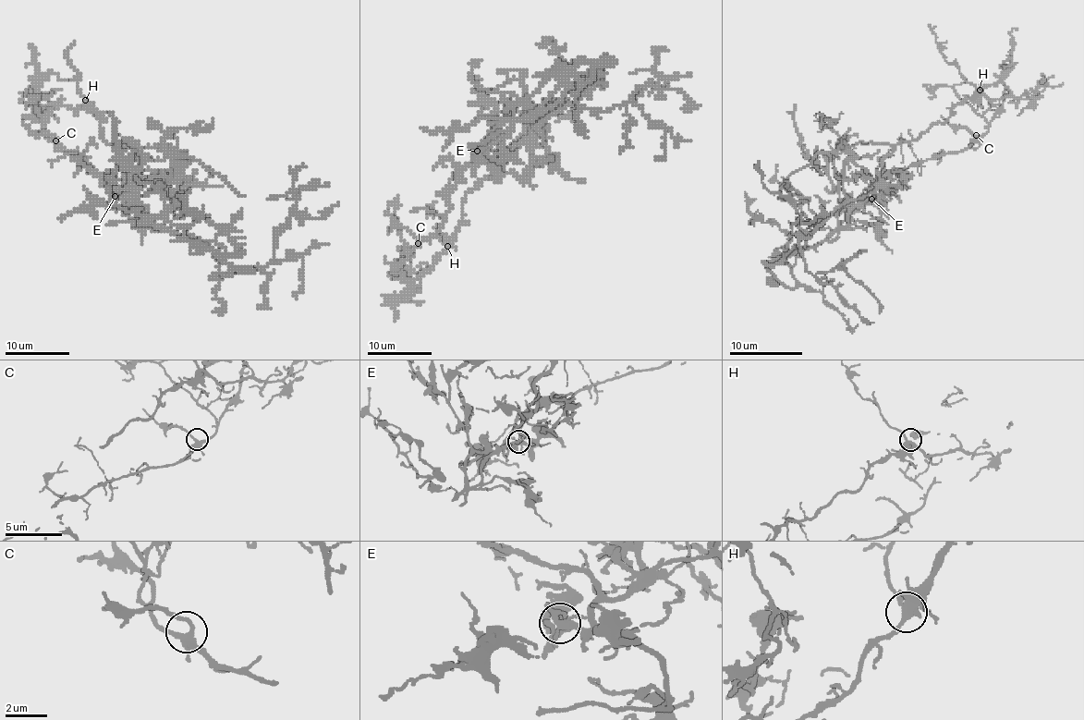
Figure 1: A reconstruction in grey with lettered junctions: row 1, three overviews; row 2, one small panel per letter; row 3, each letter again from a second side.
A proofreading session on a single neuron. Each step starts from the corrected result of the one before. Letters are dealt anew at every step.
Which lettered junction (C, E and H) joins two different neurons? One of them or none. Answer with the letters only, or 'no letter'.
E

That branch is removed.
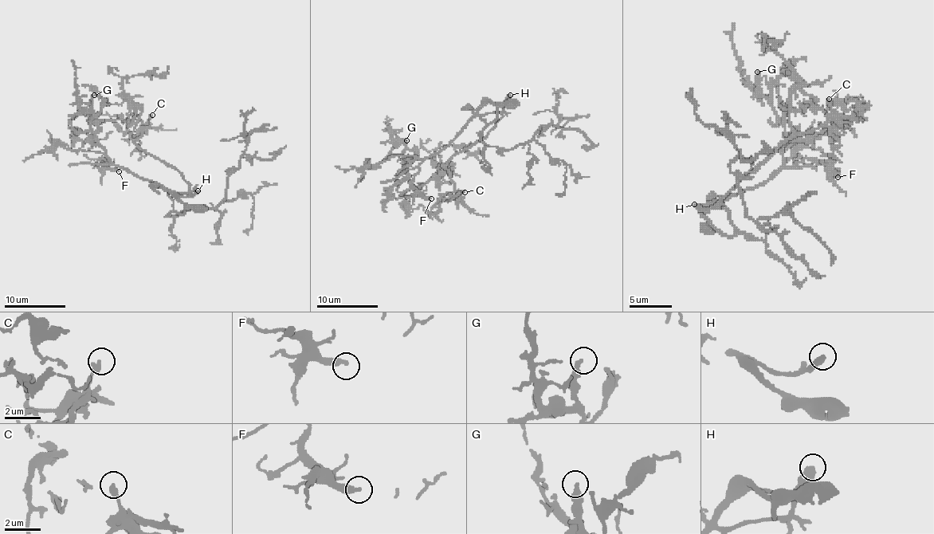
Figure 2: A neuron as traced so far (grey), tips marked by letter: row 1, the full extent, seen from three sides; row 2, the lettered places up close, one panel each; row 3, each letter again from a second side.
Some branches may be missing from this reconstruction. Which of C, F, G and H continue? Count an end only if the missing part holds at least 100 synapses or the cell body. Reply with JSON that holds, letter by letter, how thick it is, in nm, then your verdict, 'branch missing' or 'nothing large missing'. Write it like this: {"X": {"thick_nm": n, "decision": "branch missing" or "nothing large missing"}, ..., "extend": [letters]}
{"C": {"thick_nm": 280, "decision": "nothing large missing"}, "F": {"thick_nm": 340, "decision": "nothing large missing"}, "G": {"thick_nm": 200, "decision": "nothing large missing"}, "H": {"thick_nm": 280, "decision": "branch missing"}, "extend": ["H"]}

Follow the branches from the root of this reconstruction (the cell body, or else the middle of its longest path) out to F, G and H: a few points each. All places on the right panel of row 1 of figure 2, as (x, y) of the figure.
F: (720, 209), (732, 196), (762, 185), (776, 170), (789, 168), (806, 158), (825, 164), (837, 177)
G: (720, 209), (732, 196), (762, 185), (782, 164), (782, 143), (786, 139), (785, 124), (762, 92), (757, 72)
H: (720, 209), (700, 210), (694, 204)

